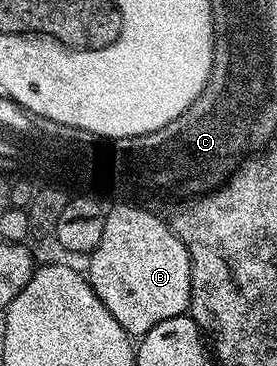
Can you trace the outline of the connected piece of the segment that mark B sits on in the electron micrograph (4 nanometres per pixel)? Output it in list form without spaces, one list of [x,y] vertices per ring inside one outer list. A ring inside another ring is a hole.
[[[115,205],[111,209],[114,215],[110,215],[104,221],[103,238],[90,252],[91,258],[91,275],[89,274],[89,282],[93,290],[97,293],[97,297],[105,305],[105,309],[109,309],[109,313],[113,313],[113,317],[126,329],[127,334],[132,337],[142,337],[147,334],[149,329],[153,329],[153,325],[161,325],[161,321],[169,321],[169,317],[177,317],[184,314],[191,306],[191,258],[187,252],[187,247],[171,230],[166,222],[163,223],[150,211],[146,206],[141,209],[135,209],[130,205]]]

